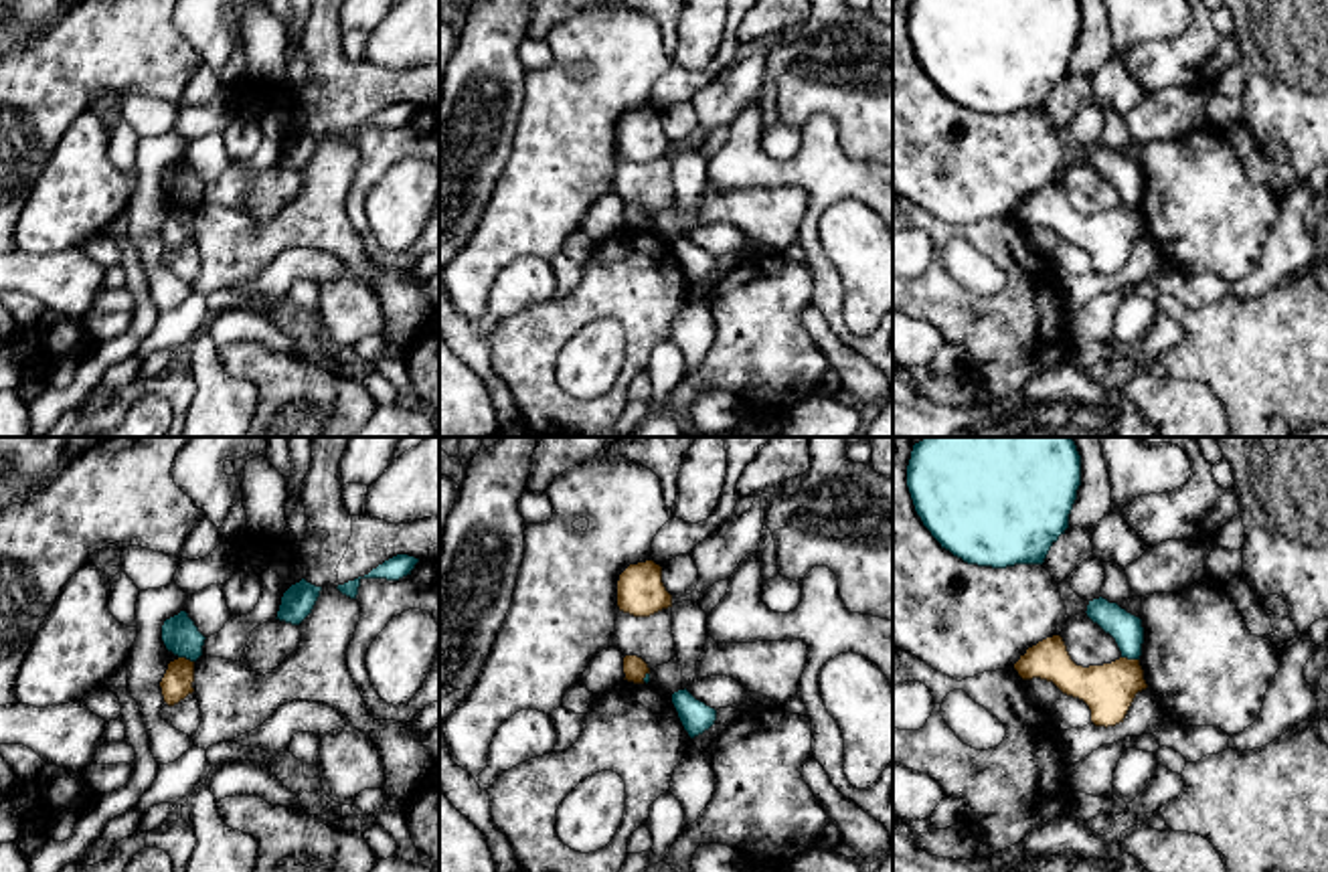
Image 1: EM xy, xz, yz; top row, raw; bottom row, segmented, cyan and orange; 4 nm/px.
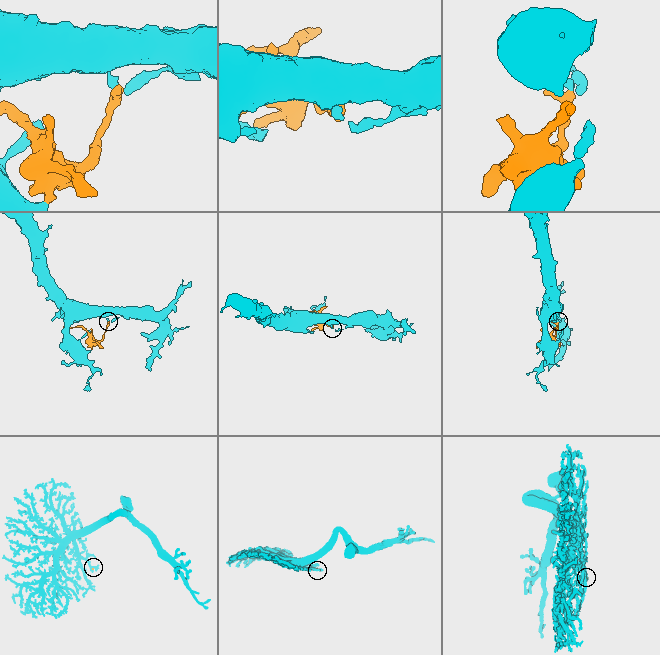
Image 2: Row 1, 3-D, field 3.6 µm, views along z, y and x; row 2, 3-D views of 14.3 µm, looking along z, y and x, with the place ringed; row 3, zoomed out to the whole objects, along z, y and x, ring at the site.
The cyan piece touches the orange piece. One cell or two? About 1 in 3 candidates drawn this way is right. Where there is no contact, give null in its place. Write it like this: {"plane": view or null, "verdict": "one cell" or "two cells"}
{"plane": "yz", "verdict": "two cells"}

